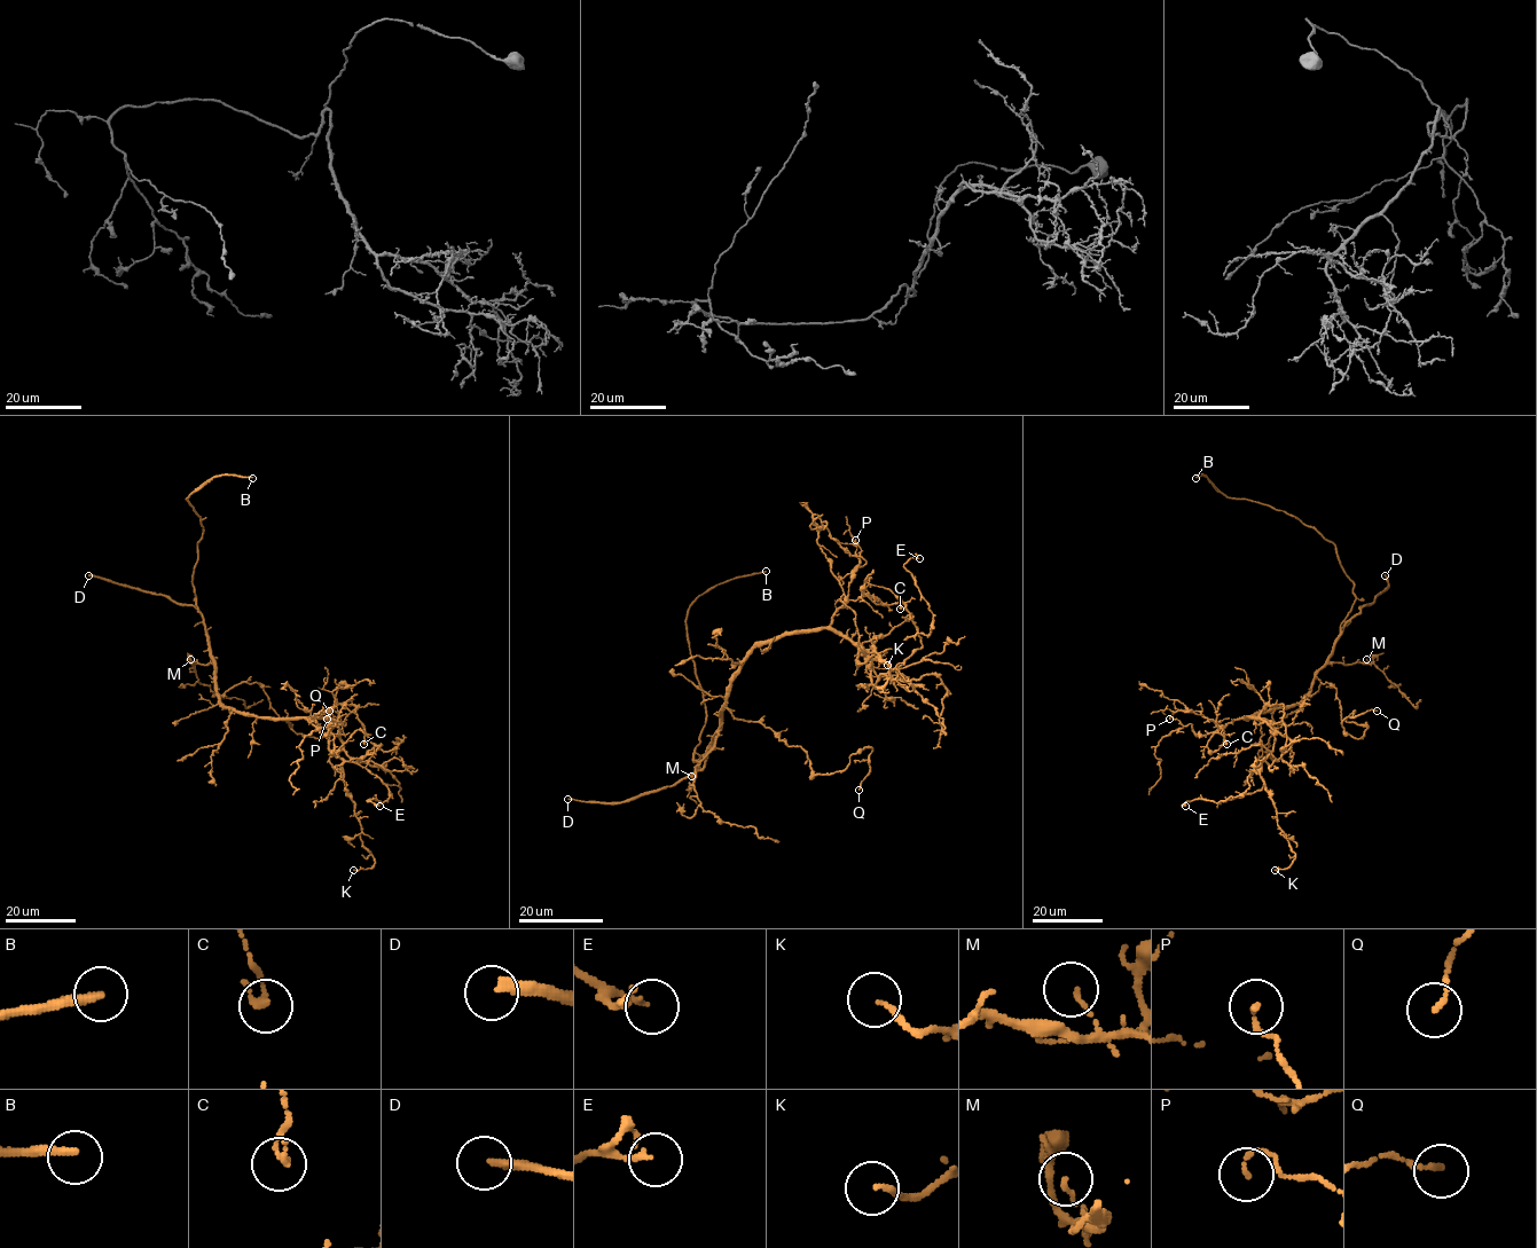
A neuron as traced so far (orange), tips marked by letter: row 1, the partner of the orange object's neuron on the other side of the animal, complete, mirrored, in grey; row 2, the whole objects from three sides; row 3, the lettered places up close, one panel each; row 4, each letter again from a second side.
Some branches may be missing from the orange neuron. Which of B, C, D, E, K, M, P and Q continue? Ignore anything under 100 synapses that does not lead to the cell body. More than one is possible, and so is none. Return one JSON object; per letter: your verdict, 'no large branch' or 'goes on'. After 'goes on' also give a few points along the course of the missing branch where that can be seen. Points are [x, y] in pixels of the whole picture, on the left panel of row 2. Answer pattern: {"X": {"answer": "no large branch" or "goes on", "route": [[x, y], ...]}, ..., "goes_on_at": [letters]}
{"B": {"answer": "goes on", "route": [[252, 478], [292, 483], [302, 493]]}, "C": {"answer": "no large branch"}, "D": {"answer": "goes on", "route": [[88, 575], [29, 582], [1, 604], [0, 627], [22, 661], [28, 683], [83, 734], [91, 756], [119, 762]]}, "E": {"answer": "no large branch"}, "K": {"answer": "no large branch"}, "M": {"answer": "no large branch"}, "P": {"answer": "no large branch"}, "Q": {"answer": "no large branch"}, "goes_on_at": ["B", "D"]}

